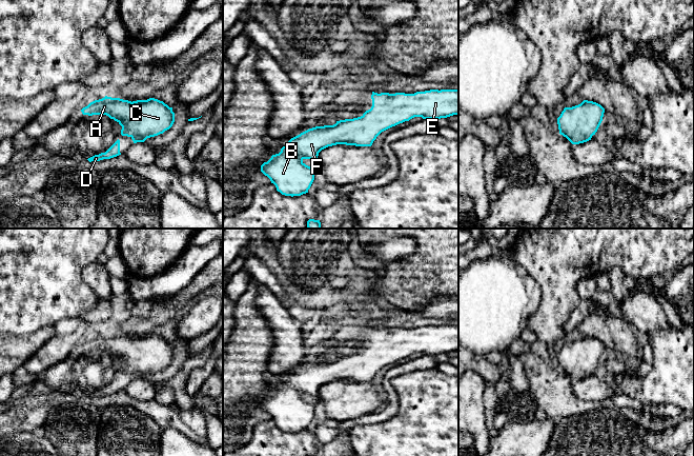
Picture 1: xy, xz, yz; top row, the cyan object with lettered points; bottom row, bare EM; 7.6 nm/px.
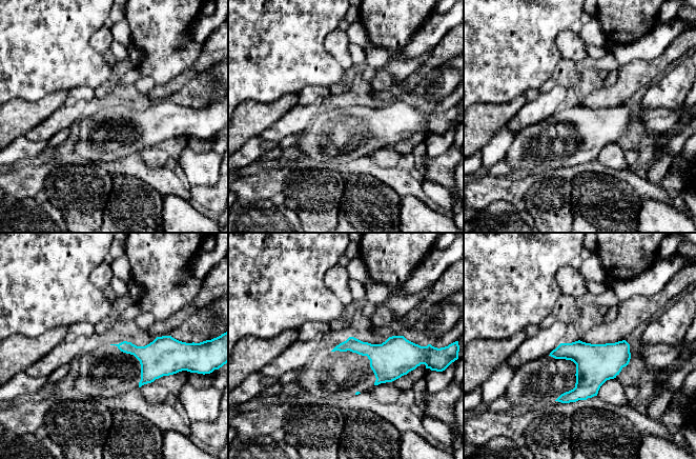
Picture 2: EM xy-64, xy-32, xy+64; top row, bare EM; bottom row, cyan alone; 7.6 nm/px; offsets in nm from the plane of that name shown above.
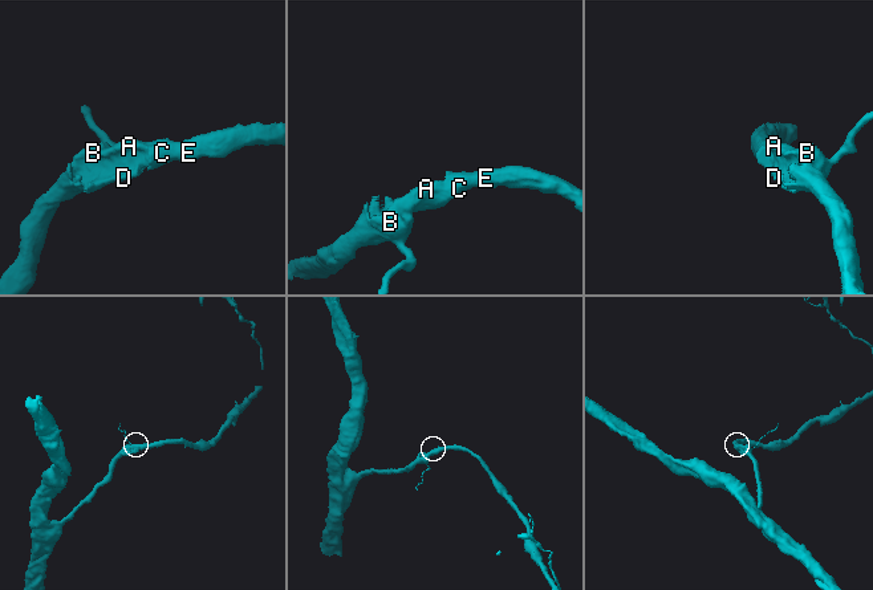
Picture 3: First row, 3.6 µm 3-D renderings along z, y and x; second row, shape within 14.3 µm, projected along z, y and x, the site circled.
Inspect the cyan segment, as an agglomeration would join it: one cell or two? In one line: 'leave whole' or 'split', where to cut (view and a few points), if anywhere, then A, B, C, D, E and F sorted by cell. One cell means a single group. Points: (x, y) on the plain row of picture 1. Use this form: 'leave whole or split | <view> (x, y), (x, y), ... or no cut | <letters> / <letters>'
leave whole | no cut | A B C D E F

